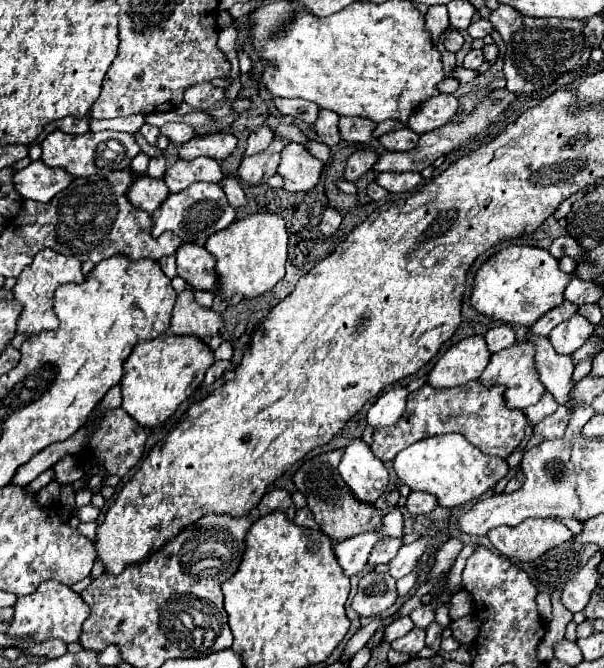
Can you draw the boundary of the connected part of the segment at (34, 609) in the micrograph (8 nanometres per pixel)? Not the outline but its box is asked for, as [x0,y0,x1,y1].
[7,580,89,644]

